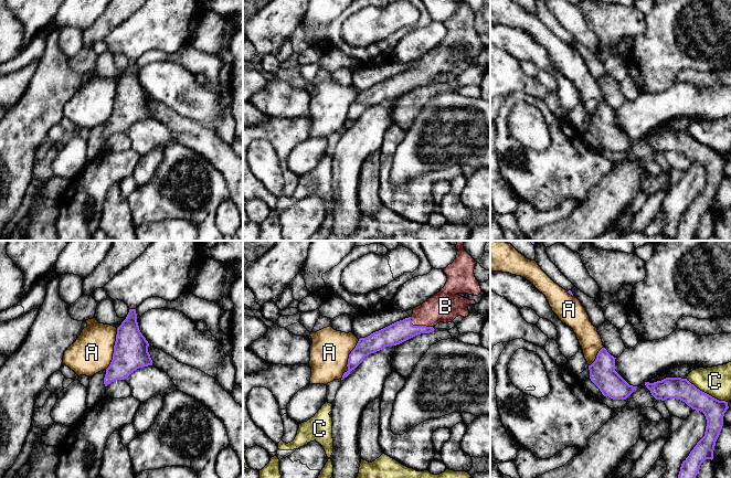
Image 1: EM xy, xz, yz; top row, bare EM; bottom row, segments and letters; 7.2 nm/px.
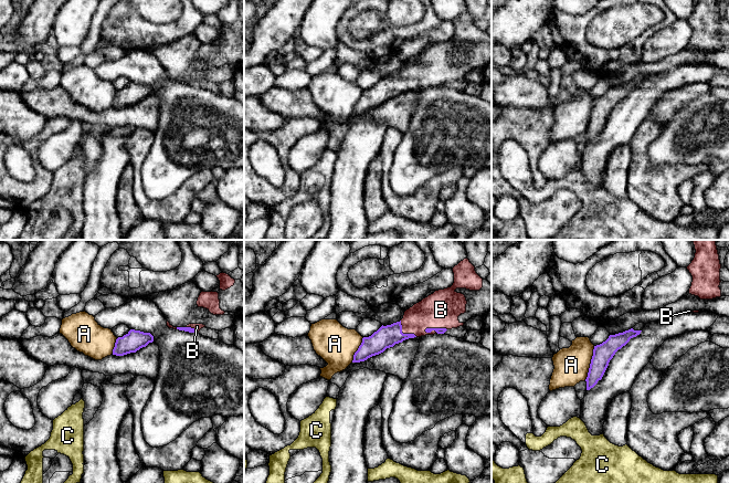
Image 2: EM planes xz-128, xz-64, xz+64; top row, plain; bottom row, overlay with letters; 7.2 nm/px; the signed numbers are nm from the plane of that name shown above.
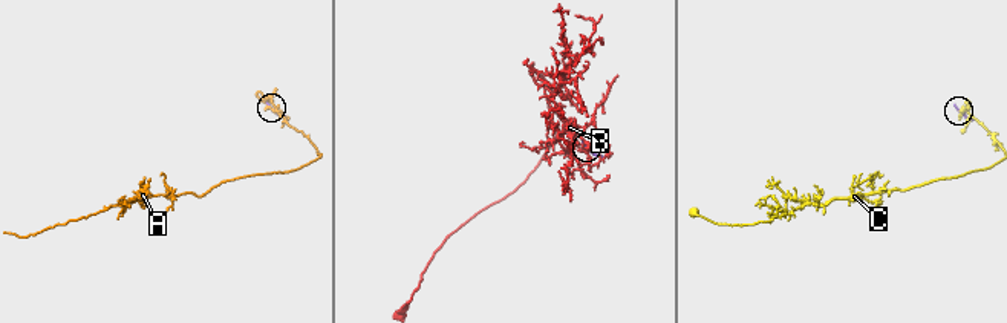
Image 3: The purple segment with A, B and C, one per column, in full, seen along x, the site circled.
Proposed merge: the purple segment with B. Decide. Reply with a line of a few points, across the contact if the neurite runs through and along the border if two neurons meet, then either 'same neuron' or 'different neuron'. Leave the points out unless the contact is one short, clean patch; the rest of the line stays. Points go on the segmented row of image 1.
line xz (400, 331), (412, 326), (419, 326), (435, 309), (445, 306); same neuron

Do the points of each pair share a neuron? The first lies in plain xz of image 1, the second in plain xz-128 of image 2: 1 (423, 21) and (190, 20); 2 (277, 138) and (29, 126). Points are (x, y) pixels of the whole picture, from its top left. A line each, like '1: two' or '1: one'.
1: one
2: two

